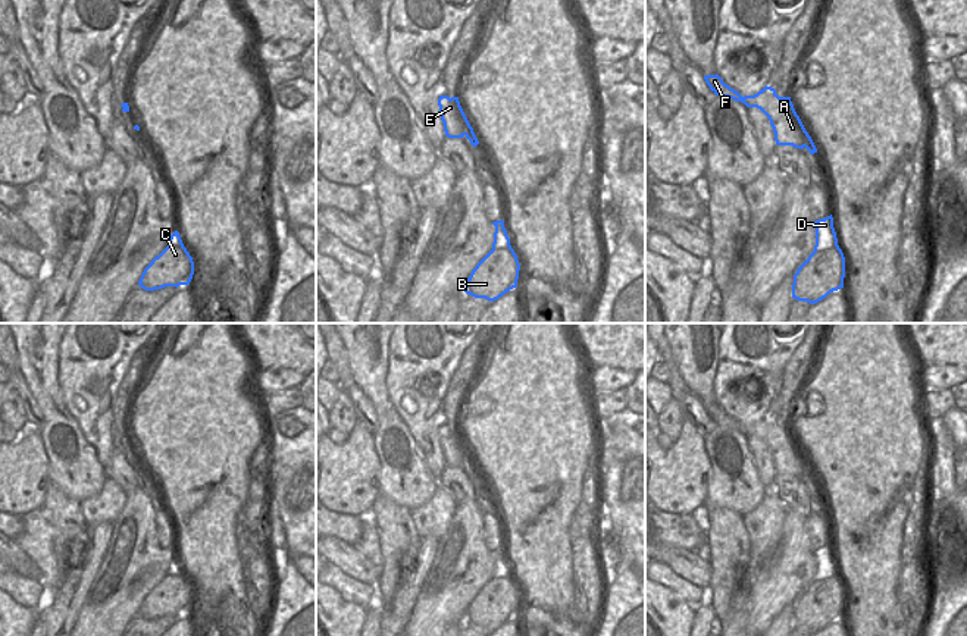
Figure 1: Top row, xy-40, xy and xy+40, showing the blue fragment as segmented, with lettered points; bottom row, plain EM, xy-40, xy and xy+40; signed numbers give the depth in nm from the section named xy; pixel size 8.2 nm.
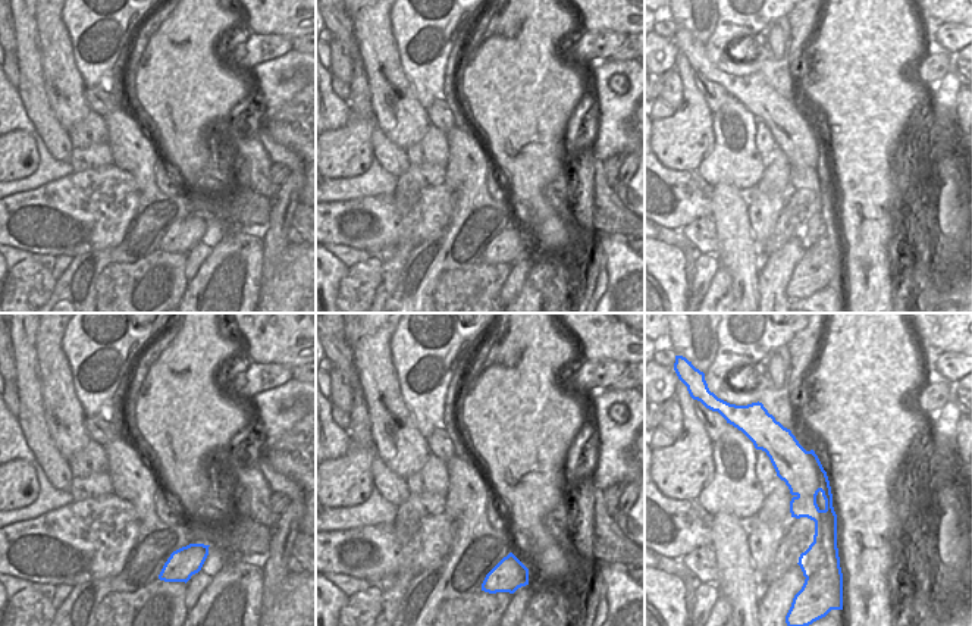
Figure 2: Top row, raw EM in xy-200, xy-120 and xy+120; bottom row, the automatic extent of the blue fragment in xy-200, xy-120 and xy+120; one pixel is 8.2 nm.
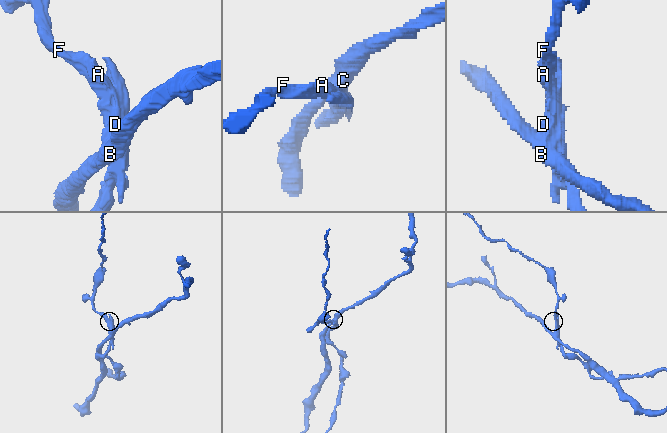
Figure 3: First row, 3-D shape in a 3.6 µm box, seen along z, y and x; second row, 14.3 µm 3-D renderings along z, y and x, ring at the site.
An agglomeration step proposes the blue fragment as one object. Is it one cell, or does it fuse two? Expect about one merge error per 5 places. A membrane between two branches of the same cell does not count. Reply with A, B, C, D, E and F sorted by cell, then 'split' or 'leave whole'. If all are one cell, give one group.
A D E F / B C | split

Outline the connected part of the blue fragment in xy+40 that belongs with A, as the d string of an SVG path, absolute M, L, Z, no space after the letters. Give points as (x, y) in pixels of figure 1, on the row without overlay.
M717 402L705 404L704 408L716 424L741 430L747 436L760 438L770 449L777 474L792 474L801 479L805 476L810 483L817 482L811 466L794 438L791 426L779 426L776 419L767 414L754 424L742 426L738 420L725 413Z

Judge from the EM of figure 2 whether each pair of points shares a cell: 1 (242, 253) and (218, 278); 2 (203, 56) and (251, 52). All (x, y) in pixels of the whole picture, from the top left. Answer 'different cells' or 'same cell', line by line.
1: same cell
2: different cells

